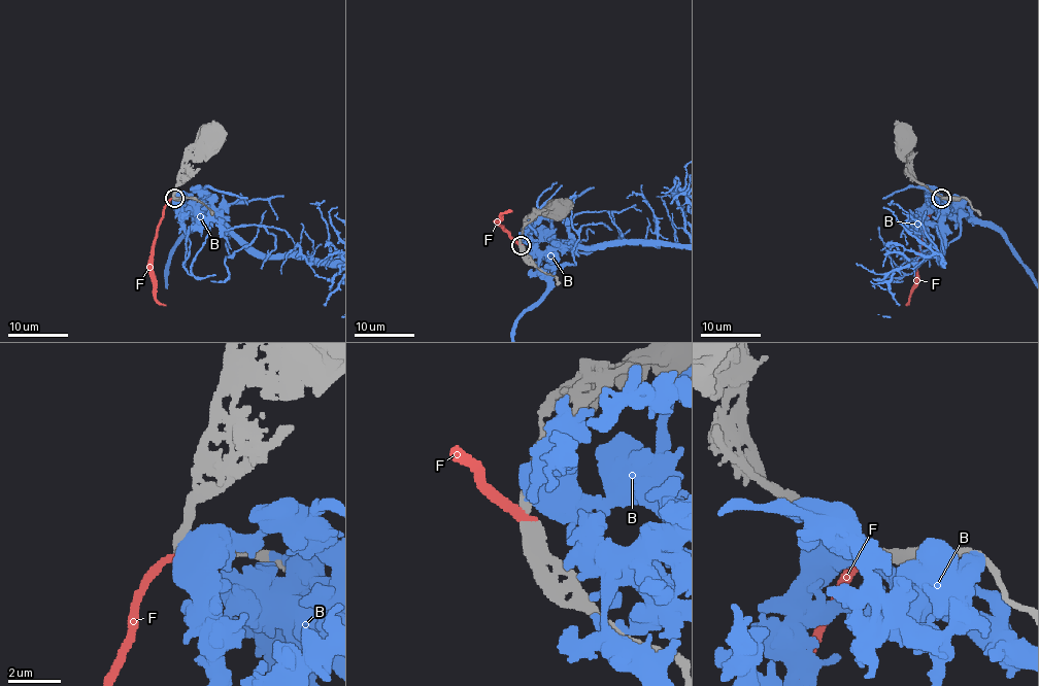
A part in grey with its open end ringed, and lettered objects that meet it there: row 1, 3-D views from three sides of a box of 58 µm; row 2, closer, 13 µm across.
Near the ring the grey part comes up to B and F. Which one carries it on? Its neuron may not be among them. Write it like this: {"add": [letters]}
{"add": ["F"]}

